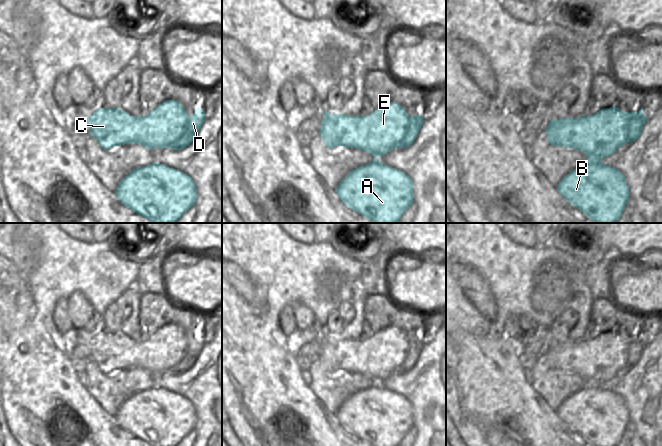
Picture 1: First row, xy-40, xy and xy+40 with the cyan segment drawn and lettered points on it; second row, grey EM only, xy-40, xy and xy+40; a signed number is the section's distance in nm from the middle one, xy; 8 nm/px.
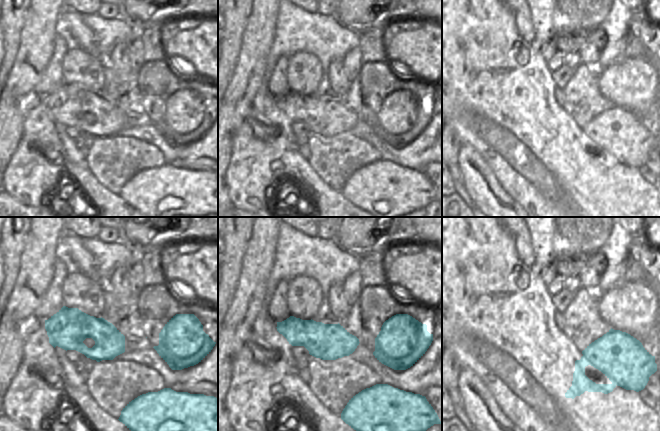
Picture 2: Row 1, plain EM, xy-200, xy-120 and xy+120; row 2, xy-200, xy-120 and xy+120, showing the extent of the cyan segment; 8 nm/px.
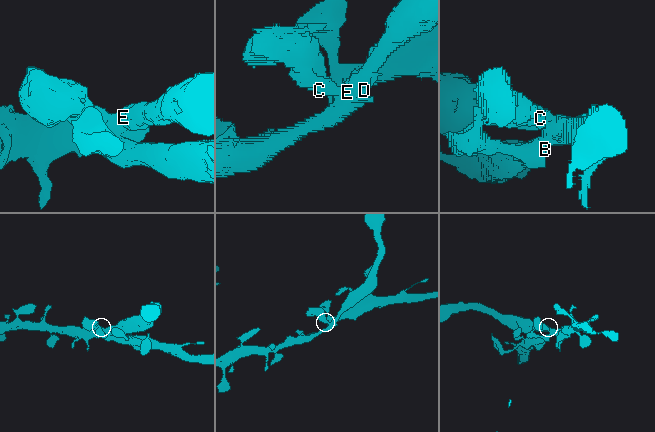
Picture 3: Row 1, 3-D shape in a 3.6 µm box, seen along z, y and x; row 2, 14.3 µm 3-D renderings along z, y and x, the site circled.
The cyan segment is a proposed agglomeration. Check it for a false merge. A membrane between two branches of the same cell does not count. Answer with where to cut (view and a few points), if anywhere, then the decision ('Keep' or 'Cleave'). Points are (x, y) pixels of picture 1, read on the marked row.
Split along xy+40 (581, 150), (602, 158). Cleave.

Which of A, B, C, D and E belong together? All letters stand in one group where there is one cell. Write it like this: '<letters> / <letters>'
A B / C D E

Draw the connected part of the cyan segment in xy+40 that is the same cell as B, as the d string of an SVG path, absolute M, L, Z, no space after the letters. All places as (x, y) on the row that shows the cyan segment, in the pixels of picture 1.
M583 152L587 161L574 169L557 185L559 194L596 223L615 223L621 217L629 200L625 176L616 168L602 162L592 154Z

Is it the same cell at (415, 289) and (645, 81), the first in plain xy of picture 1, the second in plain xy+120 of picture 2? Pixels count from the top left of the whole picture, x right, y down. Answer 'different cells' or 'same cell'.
same cell

